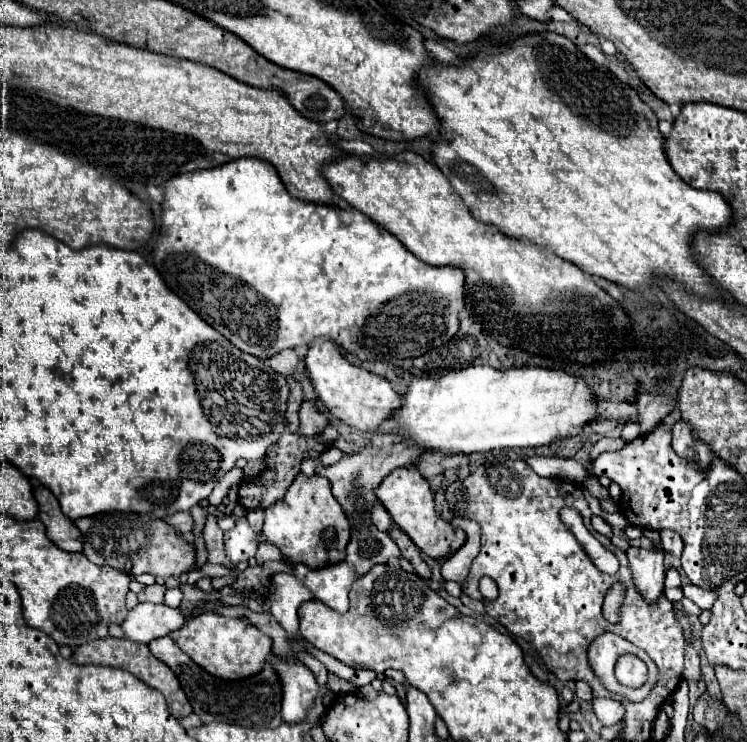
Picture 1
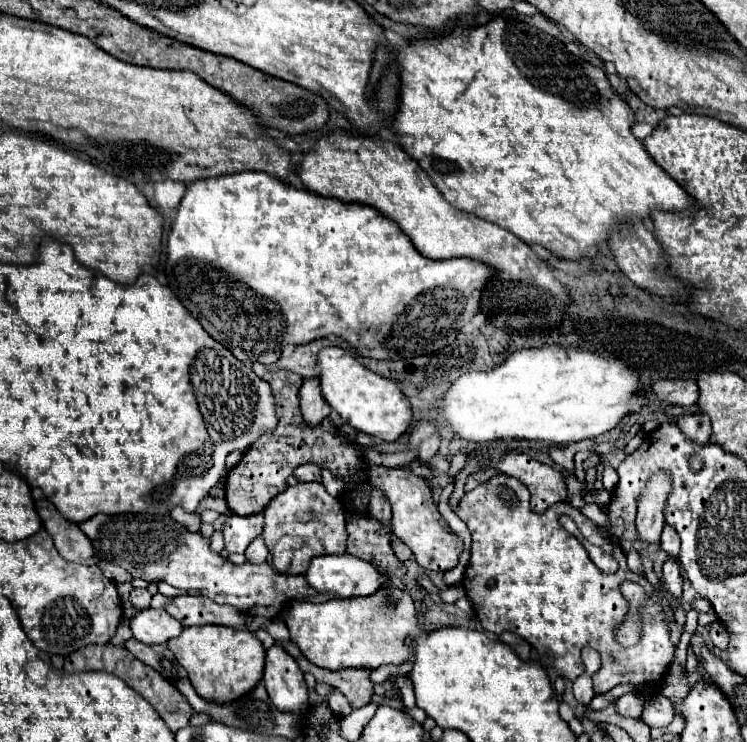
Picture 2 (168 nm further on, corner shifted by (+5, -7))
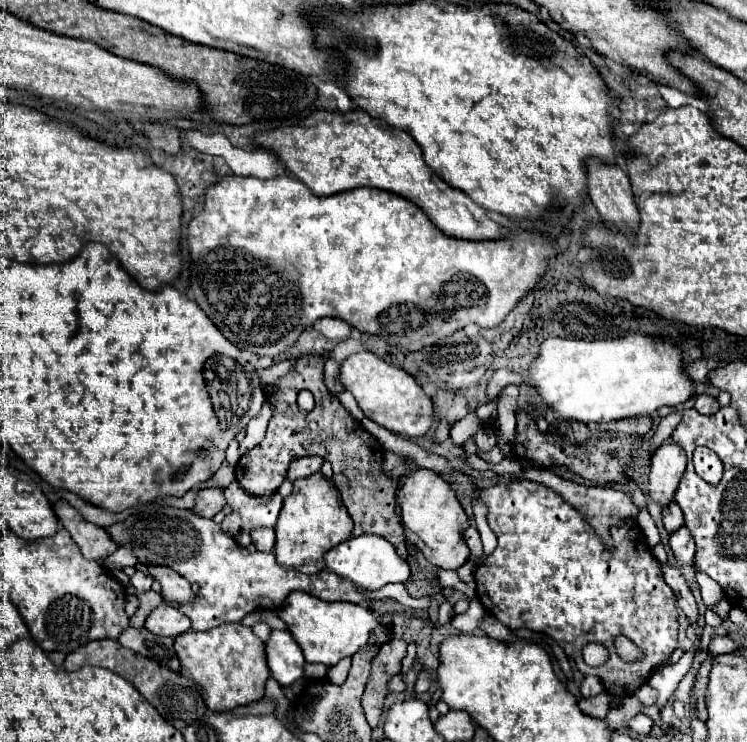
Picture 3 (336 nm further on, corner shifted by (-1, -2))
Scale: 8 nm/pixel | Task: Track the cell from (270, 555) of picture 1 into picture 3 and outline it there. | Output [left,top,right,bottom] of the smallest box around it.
[251,528,275,552]

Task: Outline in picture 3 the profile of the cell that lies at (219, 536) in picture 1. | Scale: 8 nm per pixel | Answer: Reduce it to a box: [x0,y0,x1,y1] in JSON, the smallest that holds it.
[221,512,241,536]

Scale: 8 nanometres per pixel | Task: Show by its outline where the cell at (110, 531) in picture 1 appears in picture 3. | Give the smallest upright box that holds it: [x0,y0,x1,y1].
[107,508,367,632]

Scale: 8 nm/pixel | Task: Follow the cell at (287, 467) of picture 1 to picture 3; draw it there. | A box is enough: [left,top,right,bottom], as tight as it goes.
[237,356,407,558]

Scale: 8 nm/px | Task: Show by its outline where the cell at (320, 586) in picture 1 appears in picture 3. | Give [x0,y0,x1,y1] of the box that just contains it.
[325,534,411,590]

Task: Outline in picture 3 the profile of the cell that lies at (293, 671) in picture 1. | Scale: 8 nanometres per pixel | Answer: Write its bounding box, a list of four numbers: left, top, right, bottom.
[265,630,305,686]

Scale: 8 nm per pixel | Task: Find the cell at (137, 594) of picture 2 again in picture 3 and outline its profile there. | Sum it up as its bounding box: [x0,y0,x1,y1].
[131,570,153,592]

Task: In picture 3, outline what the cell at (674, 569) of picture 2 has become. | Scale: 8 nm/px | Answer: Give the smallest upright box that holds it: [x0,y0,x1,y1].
[669,526,695,564]

